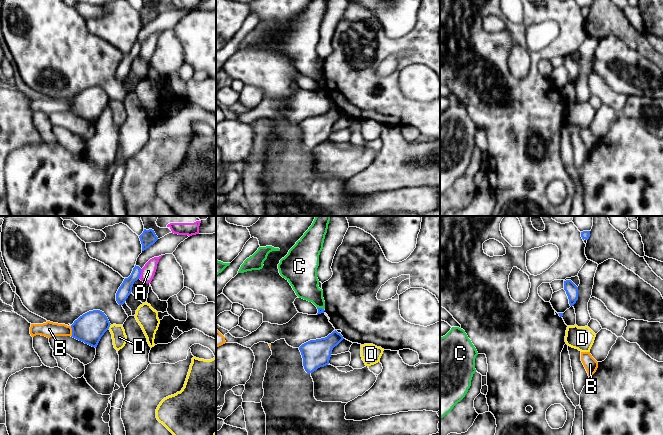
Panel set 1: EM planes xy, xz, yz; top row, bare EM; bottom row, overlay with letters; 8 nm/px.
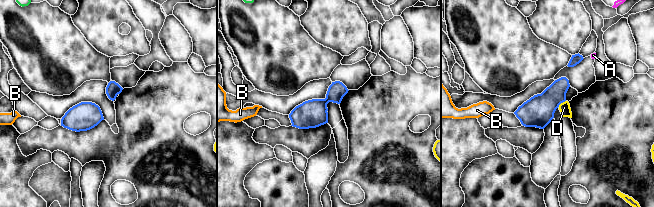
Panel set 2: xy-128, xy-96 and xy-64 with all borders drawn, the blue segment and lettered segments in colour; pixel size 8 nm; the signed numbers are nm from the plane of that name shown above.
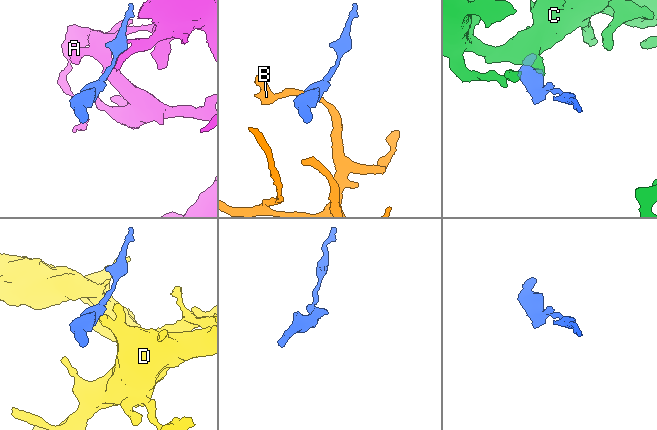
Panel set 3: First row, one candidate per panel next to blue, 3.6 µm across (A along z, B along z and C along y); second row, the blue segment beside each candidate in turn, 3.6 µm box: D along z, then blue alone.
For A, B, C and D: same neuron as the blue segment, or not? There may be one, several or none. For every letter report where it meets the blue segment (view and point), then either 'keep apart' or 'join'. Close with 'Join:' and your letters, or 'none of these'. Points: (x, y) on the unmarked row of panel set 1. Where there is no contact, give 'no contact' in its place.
A: meets blue in xy at (140, 50); keep apart
B: meets blue in xy at (72, 107); keep apart
C: meets blue in xz at (320, 84); keep apart
D: meets blue in xy at (109, 102); keep apart
Join: none of these

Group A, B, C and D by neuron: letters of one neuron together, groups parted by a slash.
A / B / C / D

